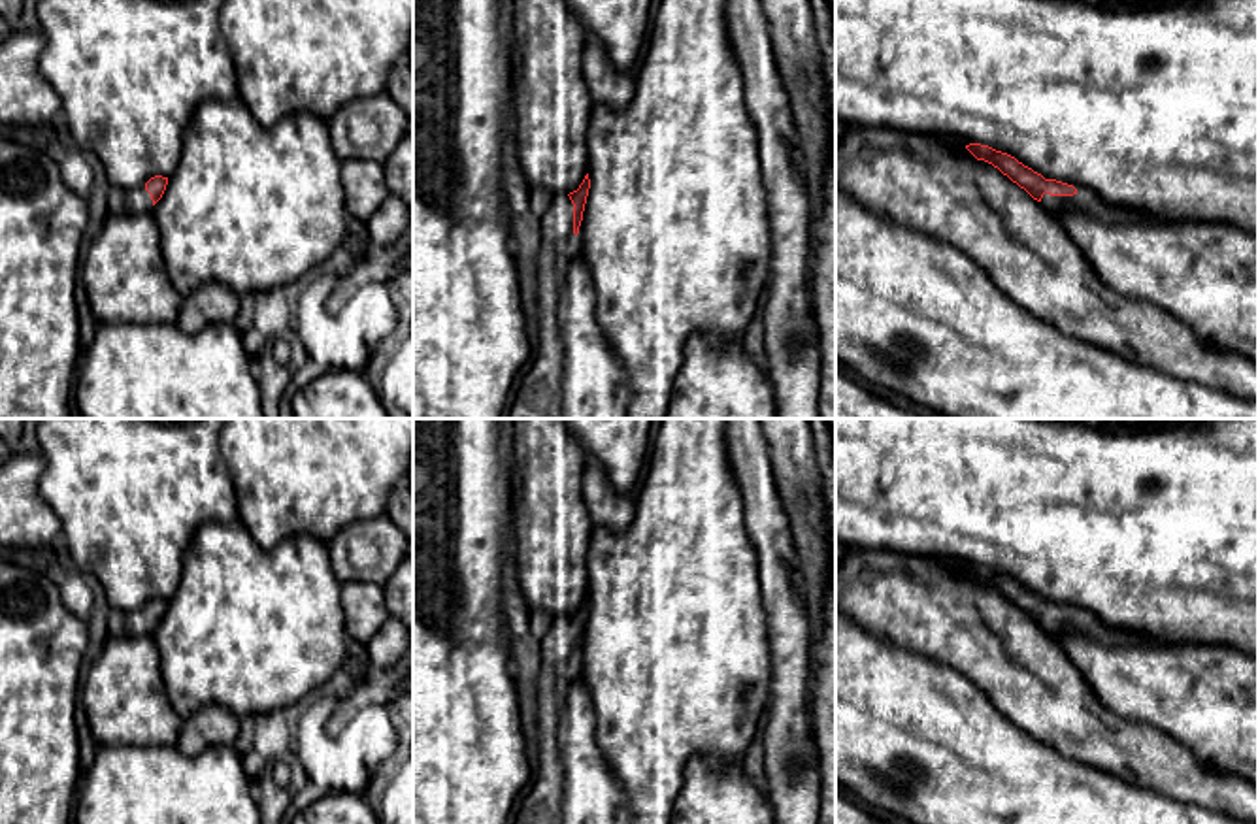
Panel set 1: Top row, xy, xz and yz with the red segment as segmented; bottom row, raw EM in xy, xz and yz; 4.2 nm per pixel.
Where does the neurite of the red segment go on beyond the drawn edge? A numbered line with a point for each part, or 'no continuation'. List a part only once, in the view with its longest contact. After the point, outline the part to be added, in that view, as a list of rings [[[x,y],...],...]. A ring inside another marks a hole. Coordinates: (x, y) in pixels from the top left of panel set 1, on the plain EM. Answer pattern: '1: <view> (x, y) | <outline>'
1: xz (540, 804) | [[[555,618],[539,628],[541,669],[534,683],[538,698],[538,769],[513,815],[513,824],[562,824],[564,767],[558,749],[558,720],[564,700],[560,683],[579,677],[573,656],[573,626],[570,618]]]

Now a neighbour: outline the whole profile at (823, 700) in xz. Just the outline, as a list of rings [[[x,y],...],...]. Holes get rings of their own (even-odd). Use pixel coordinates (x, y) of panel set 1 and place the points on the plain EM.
[[[836,566],[824,577],[820,637],[813,658],[817,664],[811,694],[811,730],[819,754],[820,818],[836,824]]]

